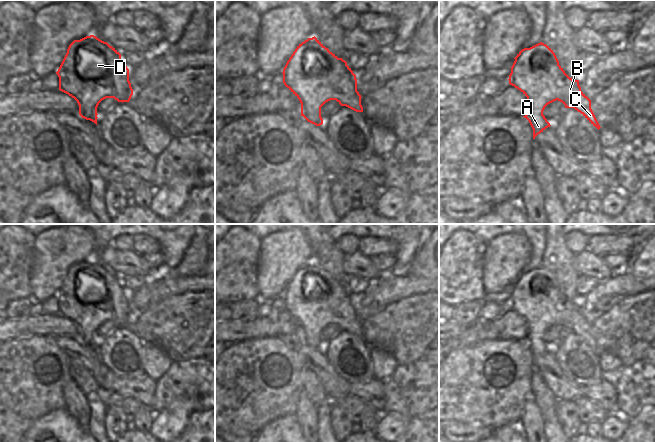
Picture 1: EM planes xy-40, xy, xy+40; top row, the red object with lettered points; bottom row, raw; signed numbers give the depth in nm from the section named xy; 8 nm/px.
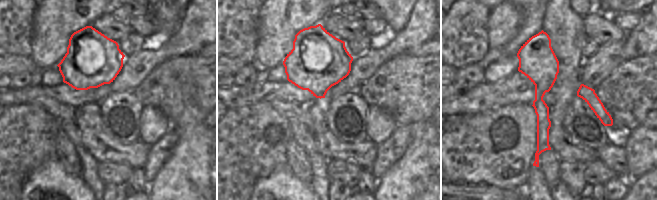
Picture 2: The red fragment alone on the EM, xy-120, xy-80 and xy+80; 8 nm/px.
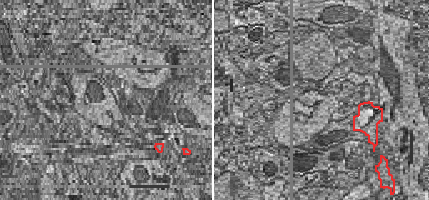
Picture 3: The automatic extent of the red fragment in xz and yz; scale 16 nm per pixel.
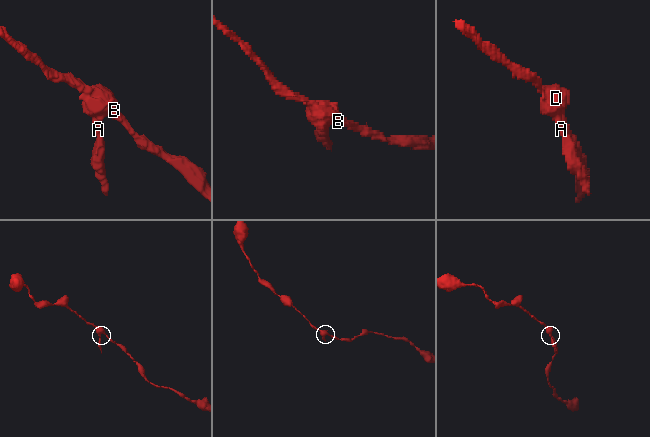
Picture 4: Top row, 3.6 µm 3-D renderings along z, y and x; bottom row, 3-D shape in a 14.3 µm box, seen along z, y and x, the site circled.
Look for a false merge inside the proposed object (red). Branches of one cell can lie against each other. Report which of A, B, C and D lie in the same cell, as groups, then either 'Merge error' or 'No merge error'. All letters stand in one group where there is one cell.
Groups: A / B C D. Merge error

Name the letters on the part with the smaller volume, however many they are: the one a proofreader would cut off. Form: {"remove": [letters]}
{"remove": ["A"]}

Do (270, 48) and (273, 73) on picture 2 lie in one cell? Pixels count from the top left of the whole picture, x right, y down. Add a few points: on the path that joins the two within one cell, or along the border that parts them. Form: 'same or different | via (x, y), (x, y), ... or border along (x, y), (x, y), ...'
different | border along (282, 63), (267, 70)

